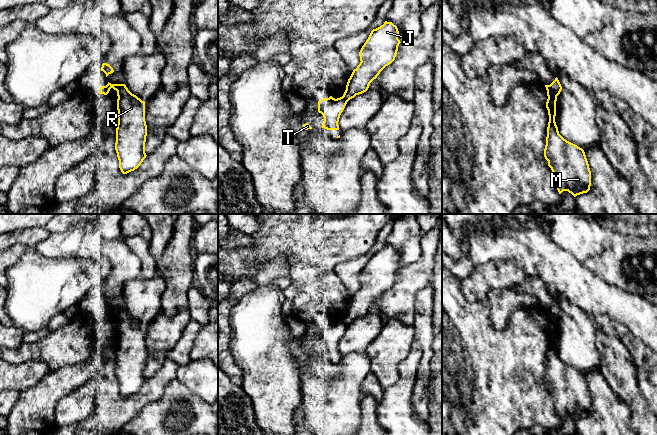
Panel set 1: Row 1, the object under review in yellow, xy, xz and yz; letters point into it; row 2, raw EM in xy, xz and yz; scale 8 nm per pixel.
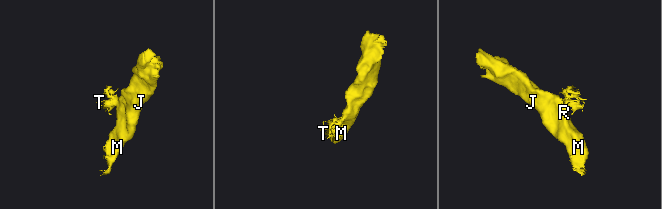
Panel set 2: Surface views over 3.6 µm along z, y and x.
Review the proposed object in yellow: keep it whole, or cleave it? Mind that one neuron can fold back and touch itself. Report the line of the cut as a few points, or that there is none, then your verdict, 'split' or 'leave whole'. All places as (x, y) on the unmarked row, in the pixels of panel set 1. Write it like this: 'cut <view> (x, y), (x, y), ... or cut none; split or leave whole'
cut yz (548, 309), (557, 319); split

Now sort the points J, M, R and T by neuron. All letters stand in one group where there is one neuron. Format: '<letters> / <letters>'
J M R / T

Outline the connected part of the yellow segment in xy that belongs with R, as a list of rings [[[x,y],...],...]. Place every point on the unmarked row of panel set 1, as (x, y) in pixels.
[[[125,308],[117,314],[118,348],[115,374],[123,398],[137,393],[146,382],[147,349],[145,326],[132,318]]]

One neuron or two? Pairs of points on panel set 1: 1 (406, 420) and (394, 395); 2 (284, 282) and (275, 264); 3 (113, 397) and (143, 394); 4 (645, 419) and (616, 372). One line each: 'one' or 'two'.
1: one
2: two
3: one
4: one

